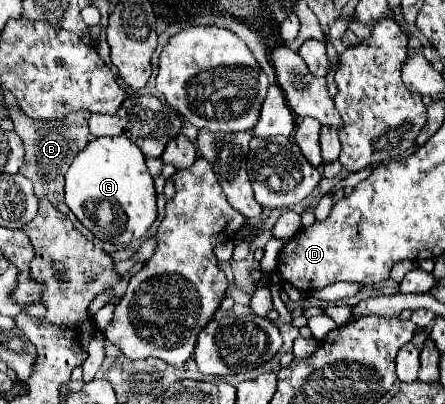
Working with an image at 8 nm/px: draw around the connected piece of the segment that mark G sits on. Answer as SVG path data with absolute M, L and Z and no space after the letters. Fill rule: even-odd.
M99 137L89 141L87 149L73 159L65 175L65 203L99 241L107 243L141 239L157 219L155 195L145 157L127 137Z

